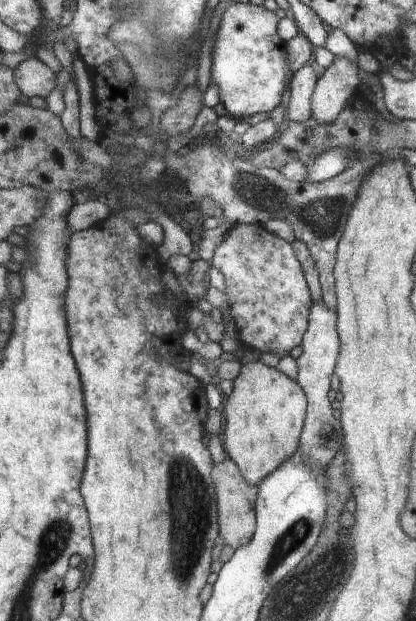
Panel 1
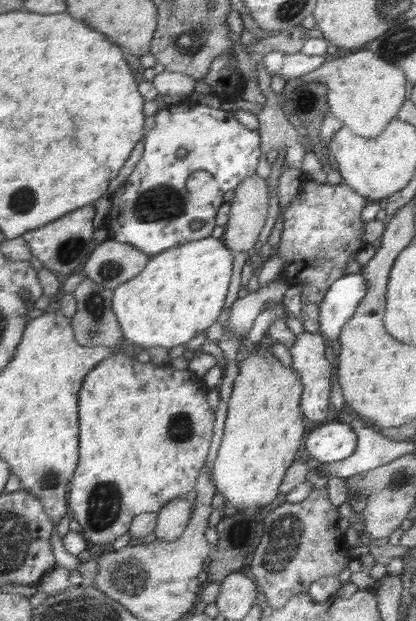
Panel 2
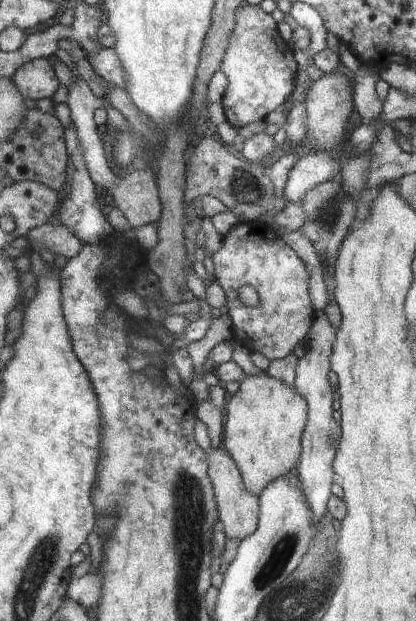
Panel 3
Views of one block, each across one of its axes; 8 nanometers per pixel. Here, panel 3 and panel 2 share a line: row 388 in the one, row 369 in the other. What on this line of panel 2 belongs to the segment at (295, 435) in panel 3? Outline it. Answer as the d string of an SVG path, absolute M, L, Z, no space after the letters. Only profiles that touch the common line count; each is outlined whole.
M252 352L252 355L246 357L242 362L239 362L239 373L234 380L232 386L232 396L228 400L228 415L226 416L226 422L224 424L224 432L222 437L222 444L218 450L217 460L215 462L215 482L217 484L217 492L224 495L226 502L230 506L237 506L239 511L248 510L248 506L256 504L256 506L264 506L268 502L272 502L276 496L278 496L278 486L283 483L286 471L290 466L294 464L294 456L296 452L300 450L302 446L302 436L304 436L304 420L302 420L302 414L300 414L301 408L300 396L302 395L302 382L301 376L293 369L293 367L287 367L283 365L281 361L277 359L272 353L266 353L265 355L257 355Z

